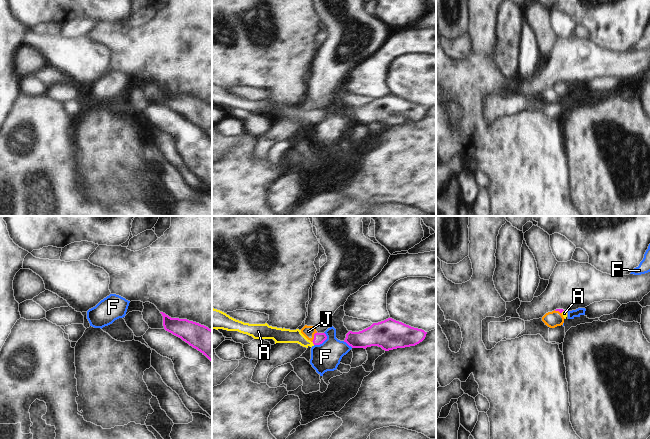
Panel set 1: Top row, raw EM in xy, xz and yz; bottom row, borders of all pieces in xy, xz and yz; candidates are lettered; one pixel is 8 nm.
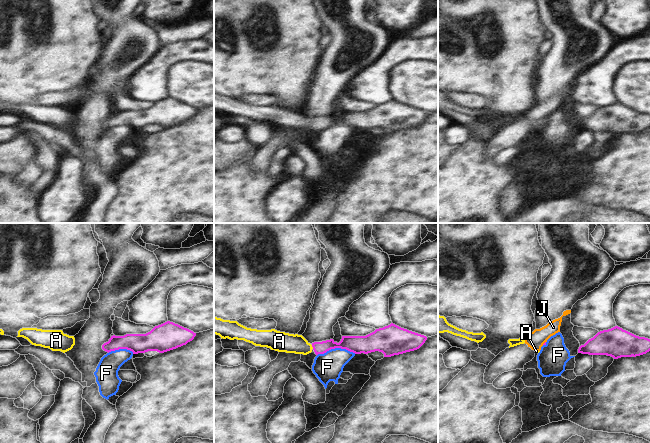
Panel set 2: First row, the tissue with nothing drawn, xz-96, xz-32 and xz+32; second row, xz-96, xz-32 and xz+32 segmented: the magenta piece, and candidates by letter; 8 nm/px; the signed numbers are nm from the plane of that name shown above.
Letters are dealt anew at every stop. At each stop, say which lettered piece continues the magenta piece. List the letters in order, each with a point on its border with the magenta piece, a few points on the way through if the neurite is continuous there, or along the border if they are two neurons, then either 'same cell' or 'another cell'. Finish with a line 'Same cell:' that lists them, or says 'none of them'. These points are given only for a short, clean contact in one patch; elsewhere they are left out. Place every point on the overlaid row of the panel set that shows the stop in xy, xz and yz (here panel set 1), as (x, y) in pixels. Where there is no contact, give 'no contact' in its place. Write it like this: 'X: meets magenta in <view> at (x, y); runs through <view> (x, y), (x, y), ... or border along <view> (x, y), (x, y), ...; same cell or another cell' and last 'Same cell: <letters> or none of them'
A: meets magenta in xz at (313, 343); runs through xz (319, 338), (313, 343), (283, 335); same cell
F: meets magenta in xz at (323, 341); border along xz (324, 332), (326, 338), (321, 343), (314, 345); another cell
J: meets magenta in xz at (314, 336); border along xz (317, 332), (311, 341); another cell
Same cell: A

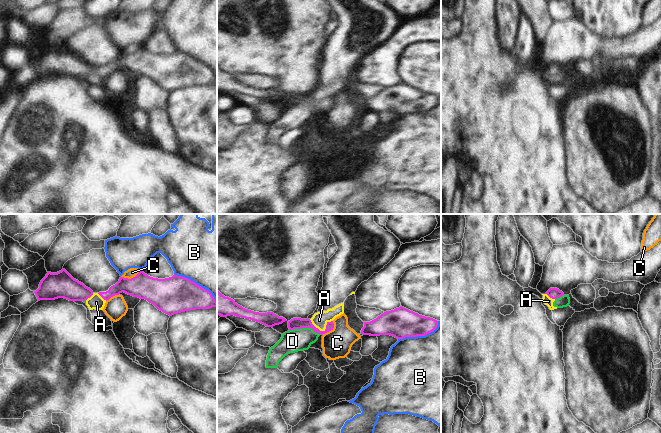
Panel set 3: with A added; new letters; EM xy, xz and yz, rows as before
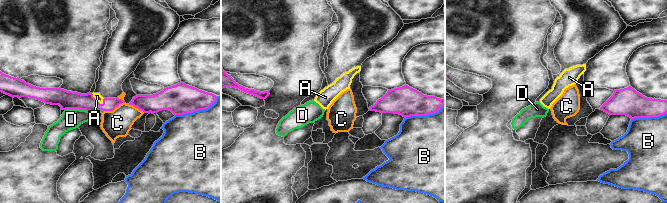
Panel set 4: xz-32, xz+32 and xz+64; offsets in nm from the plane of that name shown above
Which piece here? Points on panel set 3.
A: meets magenta in xz at (322, 331); another cell
B: meets magenta in xy at (196, 284); another cell
C: meets magenta in xy at (131, 278); border along xy (141, 270), (130, 278), (121, 277); another cell
D: meets magenta in xz at (304, 327); border along xz (289, 329), (311, 328), (319, 334); another cell
Same cell: none of them

